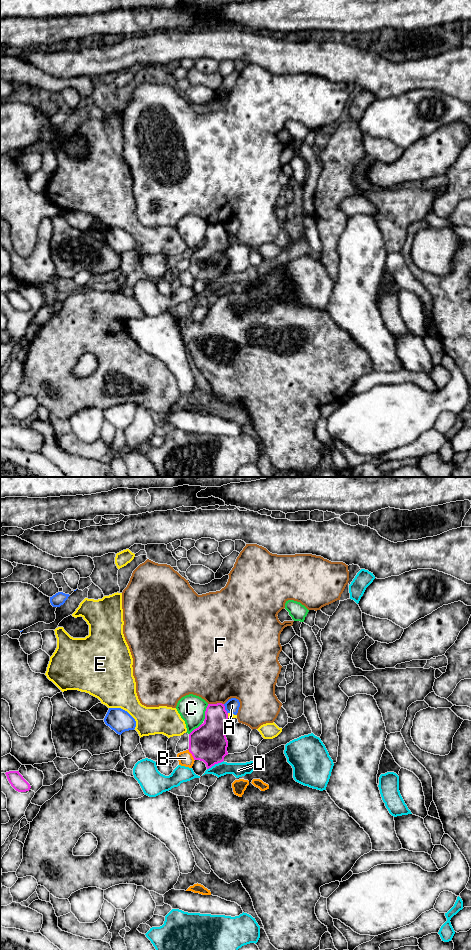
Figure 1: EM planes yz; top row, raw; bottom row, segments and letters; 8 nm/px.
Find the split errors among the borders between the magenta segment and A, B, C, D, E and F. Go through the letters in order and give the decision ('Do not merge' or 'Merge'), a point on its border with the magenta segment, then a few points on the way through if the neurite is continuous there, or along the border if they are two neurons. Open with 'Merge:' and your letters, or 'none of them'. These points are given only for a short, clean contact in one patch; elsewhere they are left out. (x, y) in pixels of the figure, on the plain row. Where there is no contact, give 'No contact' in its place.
Merge: none of them
A: Do not merge. Touches magenta at yz (224, 229). Boundary: yz (223, 224), (227, 233)
B: Do not merge. Touches magenta at yz (192, 275)
C: Do not merge. Touches magenta at yz (205, 232). Boundary: yz (208, 224), (203, 240)
D: Do not merge. Touches magenta at yz (215, 283). Boundary: yz (223, 280), (207, 289)
E: Do not merge. Touches magenta at yz (227, 235)
F: Do not merge. Touches magenta at yz (215, 224)

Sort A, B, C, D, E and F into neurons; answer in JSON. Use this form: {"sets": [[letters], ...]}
{"sets": [["A"], ["B"], ["C"], ["D"], ["E"], ["F"]]}

